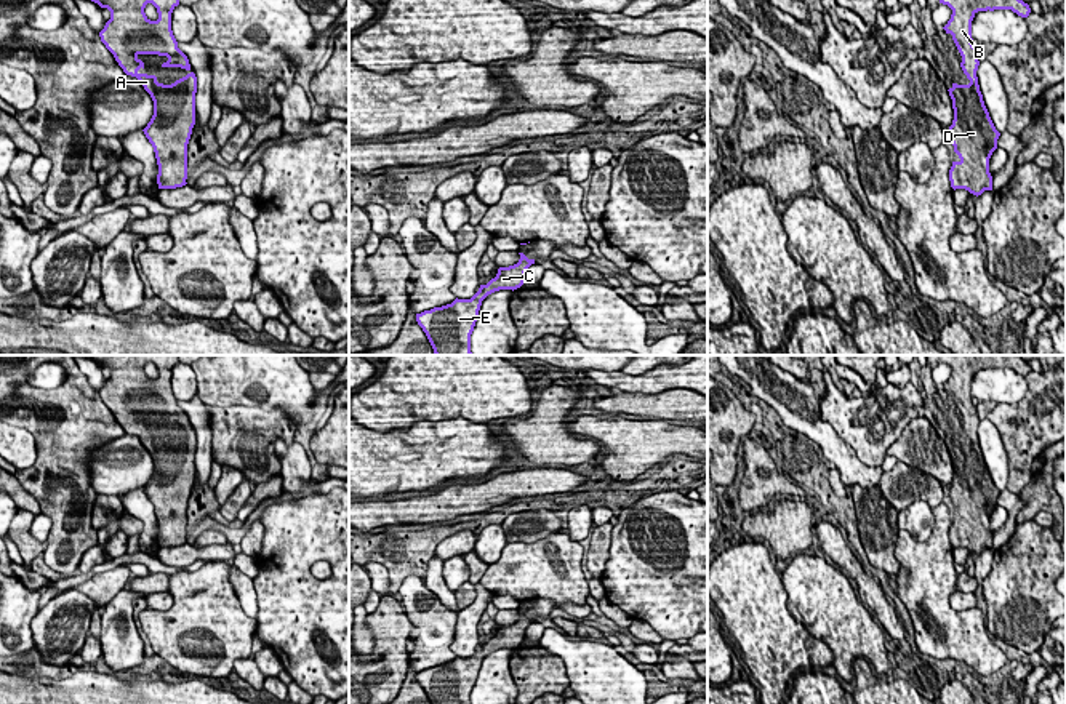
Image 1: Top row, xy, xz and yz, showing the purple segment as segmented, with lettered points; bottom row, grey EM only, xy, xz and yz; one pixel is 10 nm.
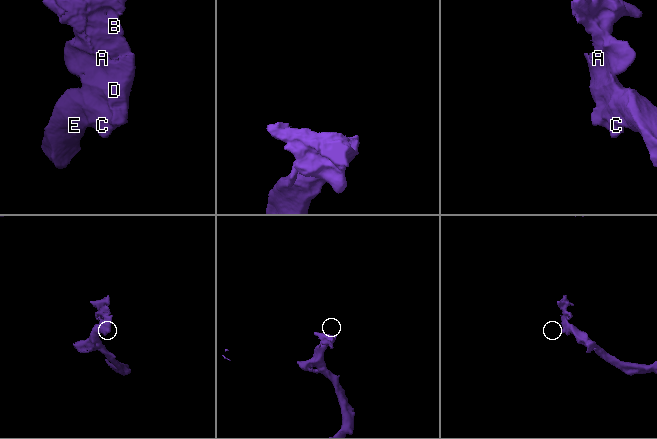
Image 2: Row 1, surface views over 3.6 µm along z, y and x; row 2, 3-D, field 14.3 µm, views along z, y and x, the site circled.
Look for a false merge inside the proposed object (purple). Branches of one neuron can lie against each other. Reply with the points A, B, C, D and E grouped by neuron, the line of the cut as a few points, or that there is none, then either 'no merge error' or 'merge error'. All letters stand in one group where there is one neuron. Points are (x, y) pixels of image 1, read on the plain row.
A B C D E | no cut | no merge error

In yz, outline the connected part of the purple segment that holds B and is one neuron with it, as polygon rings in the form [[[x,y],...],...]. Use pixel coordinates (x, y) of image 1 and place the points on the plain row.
[[[938,355],[940,362],[952,368],[951,378],[943,386],[962,414],[960,426],[968,443],[957,443],[948,448],[952,458],[954,478],[949,485],[949,496],[959,520],[949,528],[951,546],[965,547],[973,554],[992,549],[989,517],[997,507],[1000,491],[996,488],[980,450],[976,429],[980,424],[976,406],[972,402],[972,379],[978,370],[1012,368],[1028,376],[1031,366],[1018,355]]]

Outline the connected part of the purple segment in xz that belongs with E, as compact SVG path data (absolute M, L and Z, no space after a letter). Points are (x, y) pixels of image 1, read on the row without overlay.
M519 611L517 622L499 626L495 637L480 643L471 658L455 658L451 662L434 666L416 672L416 680L426 691L431 704L471 704L482 659L499 648L517 648L525 640L527 627L535 622L523 611Z

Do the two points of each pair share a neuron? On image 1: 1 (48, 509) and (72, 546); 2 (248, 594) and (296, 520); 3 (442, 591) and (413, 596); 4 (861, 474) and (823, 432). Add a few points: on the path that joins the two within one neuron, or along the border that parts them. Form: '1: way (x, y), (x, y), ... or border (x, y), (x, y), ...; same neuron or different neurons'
1: way (58, 519), (71, 532), (71, 536); same neuron
2: border (252, 580), (256, 618); different neurons
3: border (423, 581), (456, 613); different neurons
4: way (852, 464), (829, 442); same neuron

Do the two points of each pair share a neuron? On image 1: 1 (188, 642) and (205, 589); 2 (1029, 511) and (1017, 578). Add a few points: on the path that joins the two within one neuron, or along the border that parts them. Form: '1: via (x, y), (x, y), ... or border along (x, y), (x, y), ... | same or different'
1: via (200, 629), (205, 624), (205, 602) | same
2: border along (1033, 519), (1017, 525) | different

